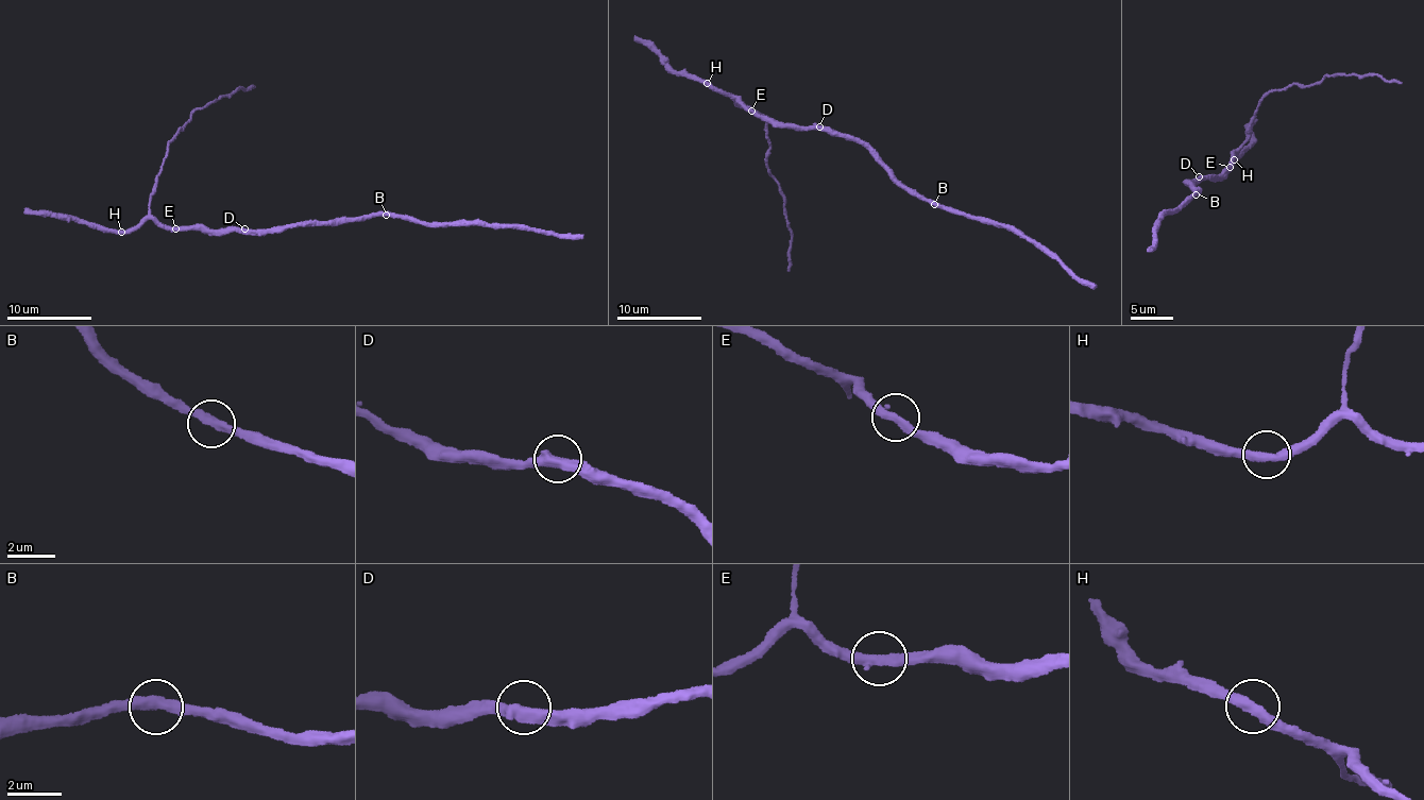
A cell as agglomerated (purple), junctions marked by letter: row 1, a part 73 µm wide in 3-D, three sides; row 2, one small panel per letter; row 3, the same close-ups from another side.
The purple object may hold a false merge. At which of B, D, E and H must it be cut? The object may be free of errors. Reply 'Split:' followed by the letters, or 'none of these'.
Split: none of these

